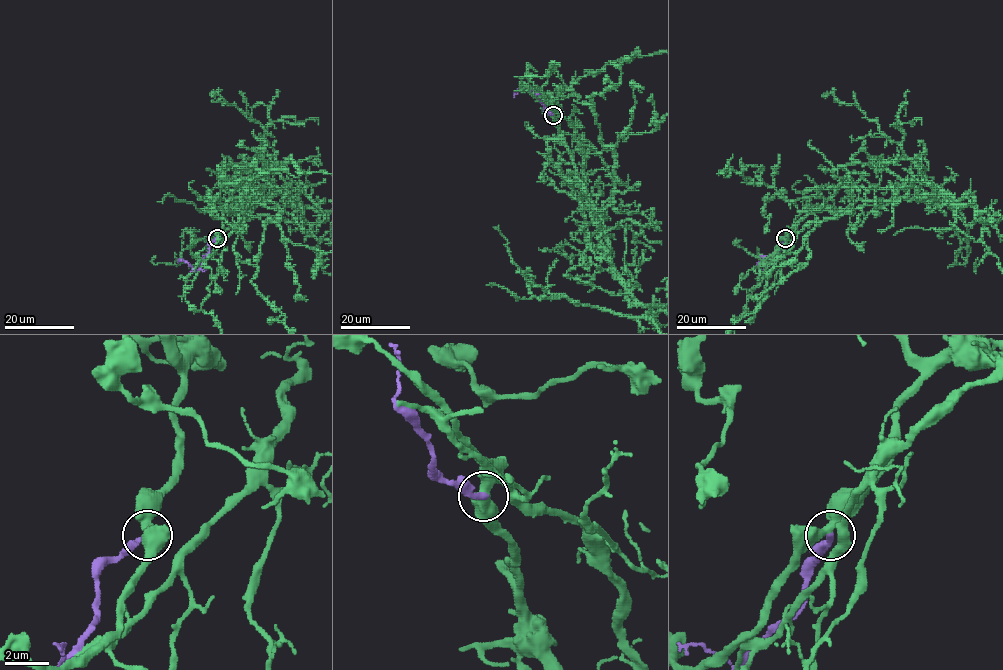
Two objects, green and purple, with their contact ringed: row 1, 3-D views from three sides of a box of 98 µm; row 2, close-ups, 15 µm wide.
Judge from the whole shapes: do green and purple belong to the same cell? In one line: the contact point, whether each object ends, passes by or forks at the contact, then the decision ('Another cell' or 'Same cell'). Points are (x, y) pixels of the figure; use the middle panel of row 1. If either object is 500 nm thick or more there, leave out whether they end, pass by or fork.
Place: (553, 115). At the ring green passes by. At the ring purple ends. Another cell

